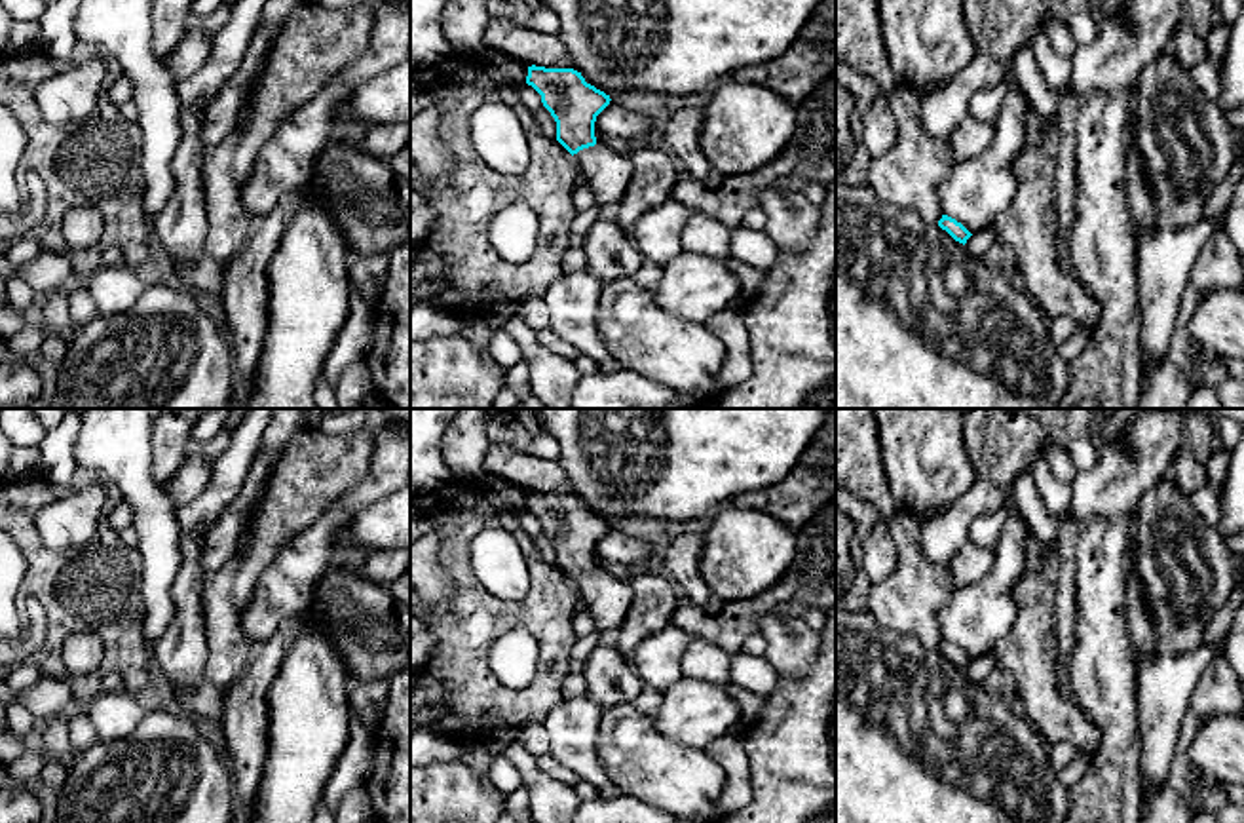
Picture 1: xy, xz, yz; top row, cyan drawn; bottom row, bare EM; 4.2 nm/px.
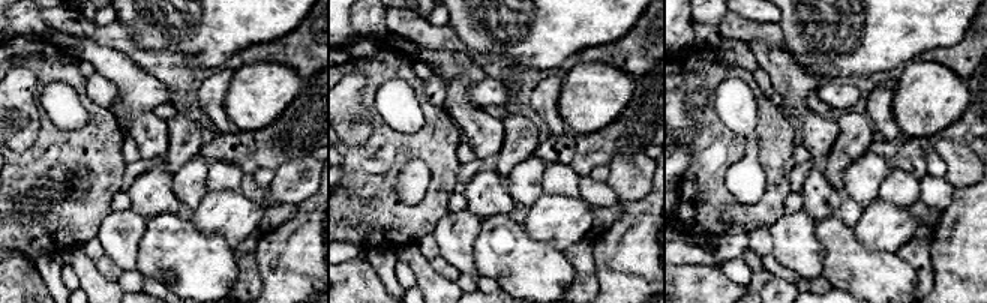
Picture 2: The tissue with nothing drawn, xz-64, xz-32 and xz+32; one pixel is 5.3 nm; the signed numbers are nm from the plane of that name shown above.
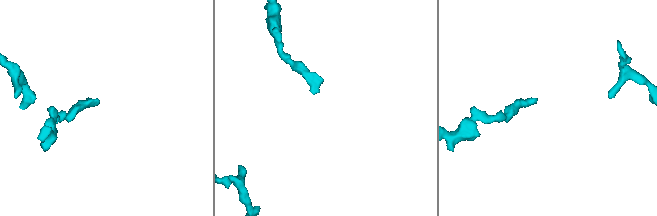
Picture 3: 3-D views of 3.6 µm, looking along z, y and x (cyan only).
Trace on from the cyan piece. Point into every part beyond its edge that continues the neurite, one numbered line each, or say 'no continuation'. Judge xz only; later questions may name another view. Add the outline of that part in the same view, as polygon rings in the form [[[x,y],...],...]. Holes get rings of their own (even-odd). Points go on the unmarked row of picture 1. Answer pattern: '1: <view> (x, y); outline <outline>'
1: xz (608, 599); outline [[[594,570],[574,580],[574,585],[598,629],[617,629],[625,622],[632,603],[629,580]]]

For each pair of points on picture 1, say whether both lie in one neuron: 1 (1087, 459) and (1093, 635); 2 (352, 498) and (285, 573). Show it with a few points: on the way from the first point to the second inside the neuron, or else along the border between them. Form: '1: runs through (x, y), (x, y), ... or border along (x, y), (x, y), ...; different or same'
1: border along (1100, 449), (1098, 460), (1079, 472); different
2: runs through (337, 517), (304, 554); same

